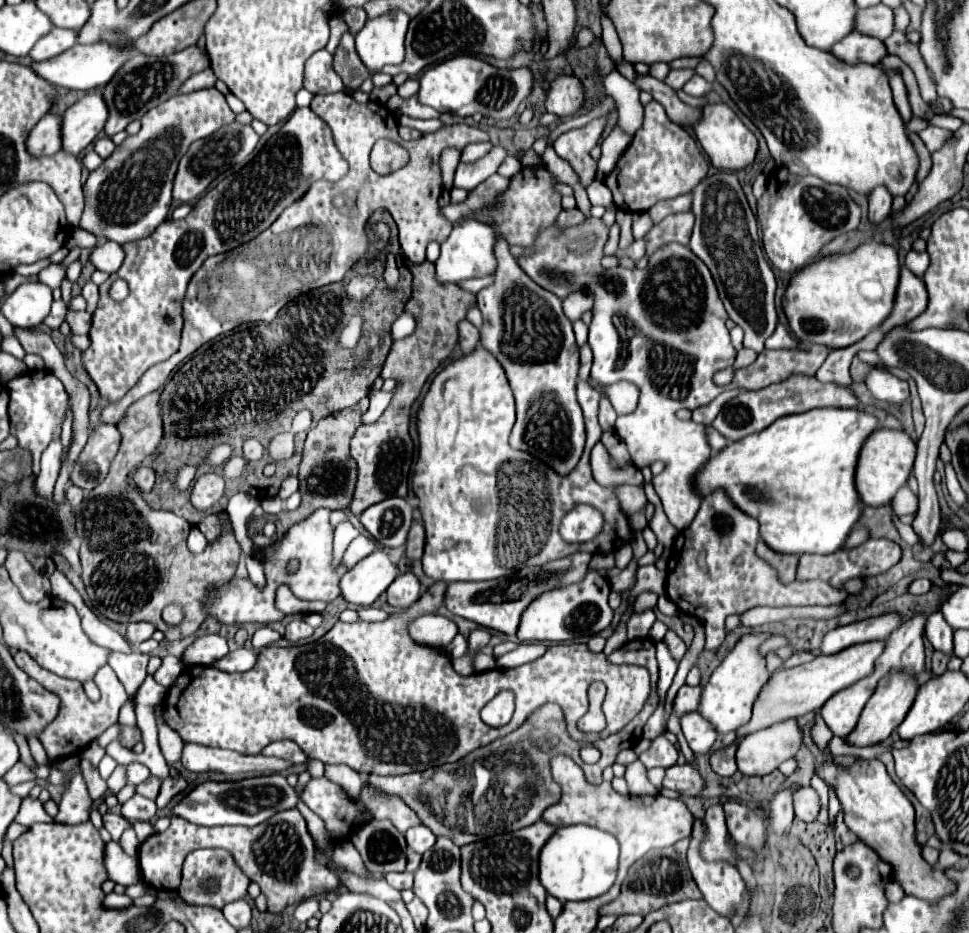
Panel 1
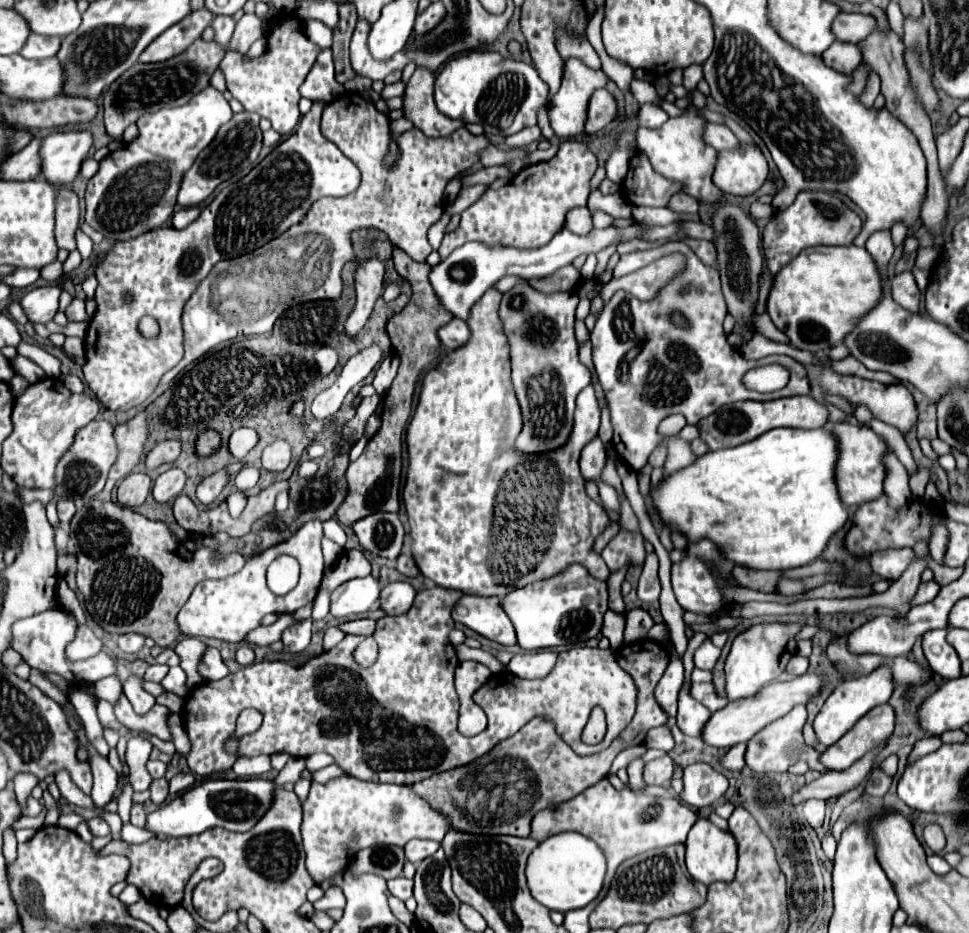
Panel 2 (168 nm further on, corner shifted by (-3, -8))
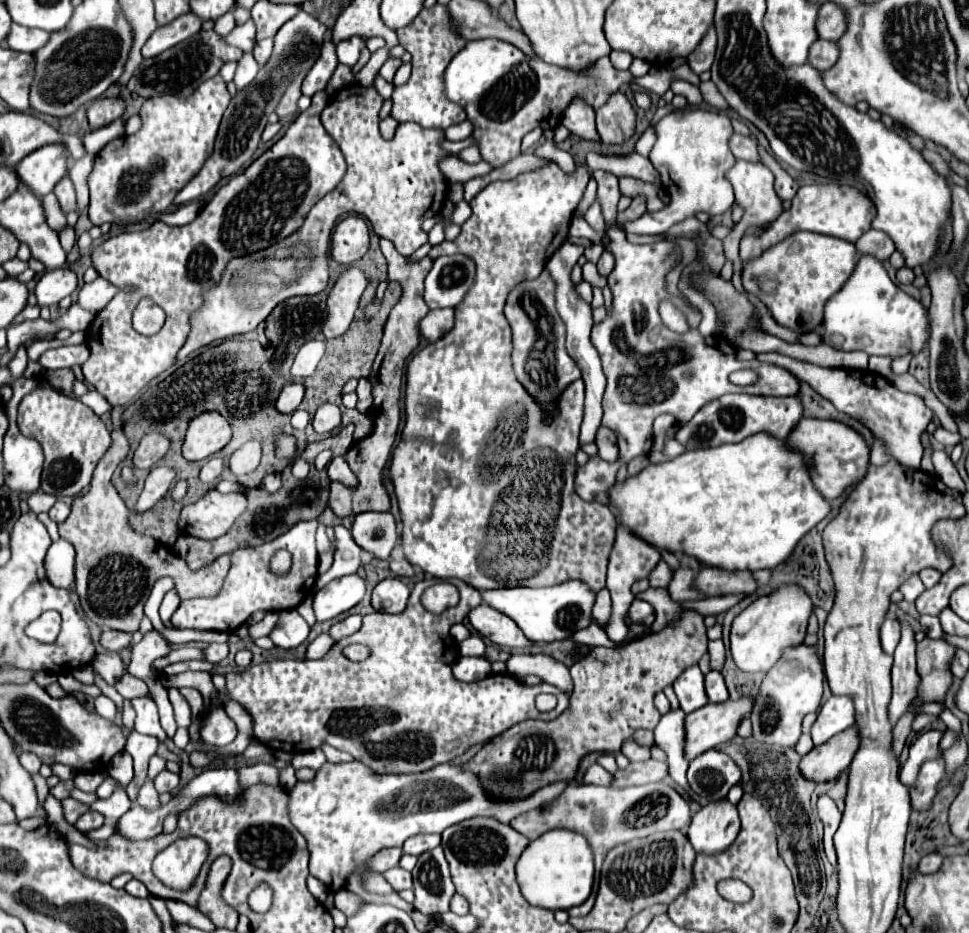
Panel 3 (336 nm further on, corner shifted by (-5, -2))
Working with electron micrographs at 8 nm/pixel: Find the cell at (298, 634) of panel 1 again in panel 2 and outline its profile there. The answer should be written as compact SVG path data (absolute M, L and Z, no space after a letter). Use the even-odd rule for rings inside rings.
M311 620L293 624L287 630L283 630L281 642L283 642L283 652L291 652L291 654L303 652L311 642Z

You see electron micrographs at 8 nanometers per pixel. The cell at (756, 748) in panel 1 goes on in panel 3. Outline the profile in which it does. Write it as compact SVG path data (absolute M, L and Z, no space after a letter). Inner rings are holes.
M801 644L799 650L785 650L785 658L781 658L781 662L777 662L773 670L769 670L761 684L761 692L751 712L753 738L766 746L794 748L802 733L804 716L817 711L821 696L823 666L815 654L815 648Z

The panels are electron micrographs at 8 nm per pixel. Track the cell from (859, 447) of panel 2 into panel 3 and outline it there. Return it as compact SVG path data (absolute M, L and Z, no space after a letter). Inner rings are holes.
M803 418L797 424L797 430L787 438L789 446L801 450L805 456L813 458L811 478L817 490L827 500L839 498L849 486L861 482L869 470L869 444L861 432L839 422L839 420L821 420L821 418Z

